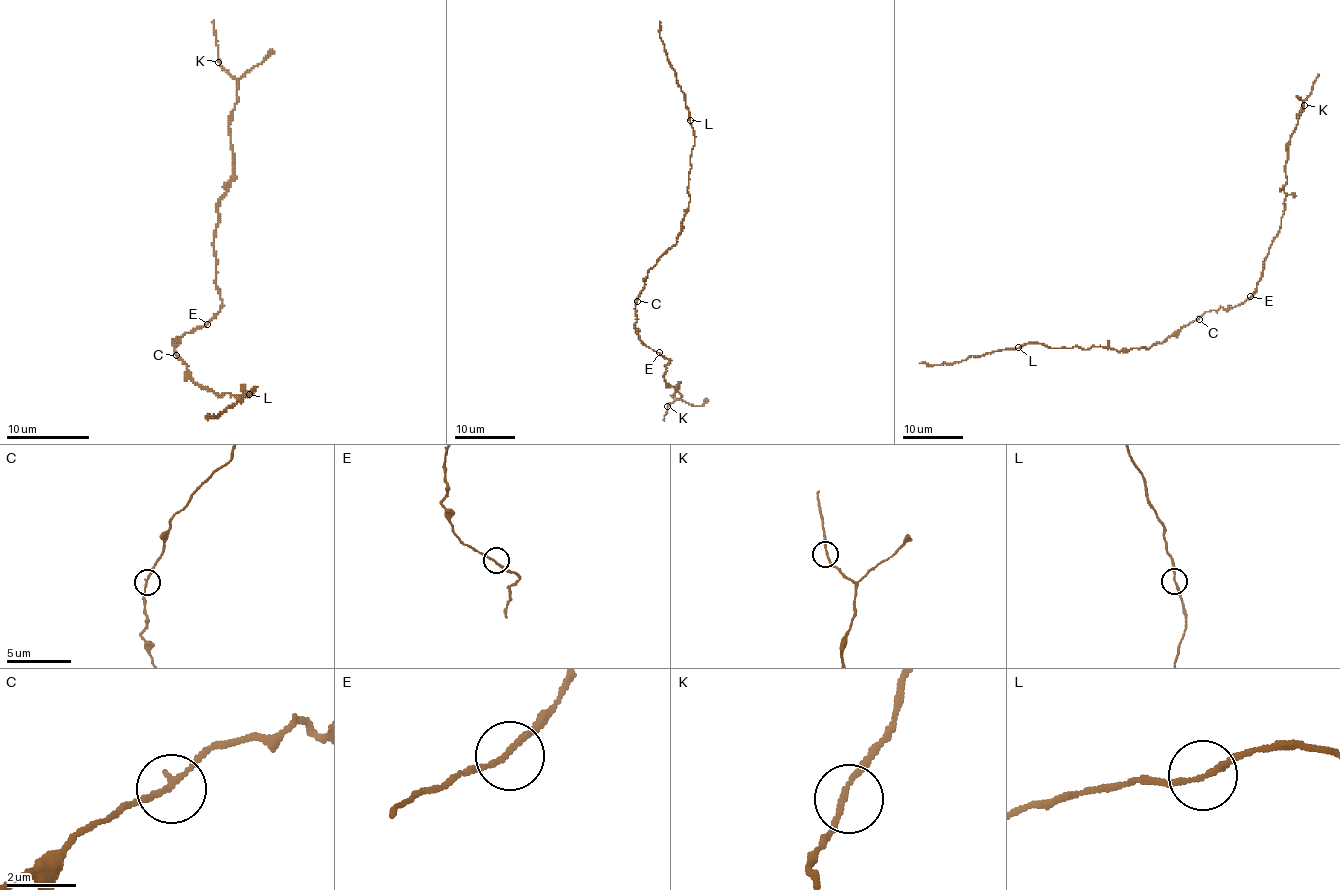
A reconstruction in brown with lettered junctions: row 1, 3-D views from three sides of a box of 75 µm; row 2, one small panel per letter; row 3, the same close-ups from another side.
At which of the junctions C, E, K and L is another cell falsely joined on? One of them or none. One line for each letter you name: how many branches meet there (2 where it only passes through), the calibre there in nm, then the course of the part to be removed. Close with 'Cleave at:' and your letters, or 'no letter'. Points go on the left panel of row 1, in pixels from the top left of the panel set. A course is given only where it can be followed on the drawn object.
Cleave at: no letter

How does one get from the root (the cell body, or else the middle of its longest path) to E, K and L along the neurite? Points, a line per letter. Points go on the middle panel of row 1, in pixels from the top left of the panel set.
E: (637, 301), (635, 333), (647, 346), (659, 352)
K: (637, 301), (635, 333), (670, 360), (664, 380), (681, 394), (681, 400), (667, 406)
L: (637, 301), (644, 289), (647, 272), (676, 243), (688, 206), (690, 155), (694, 146), (694, 130), (690, 120)

